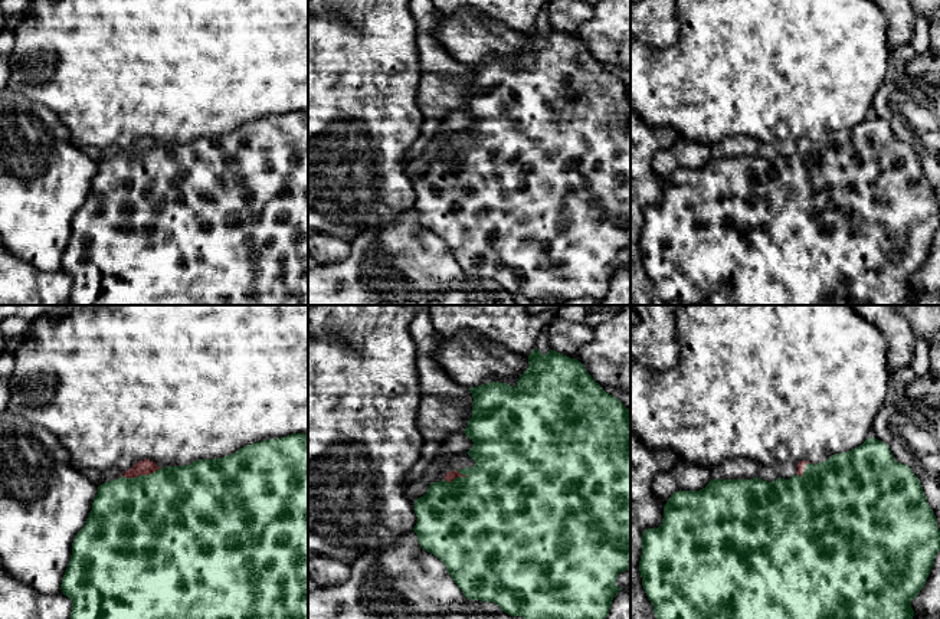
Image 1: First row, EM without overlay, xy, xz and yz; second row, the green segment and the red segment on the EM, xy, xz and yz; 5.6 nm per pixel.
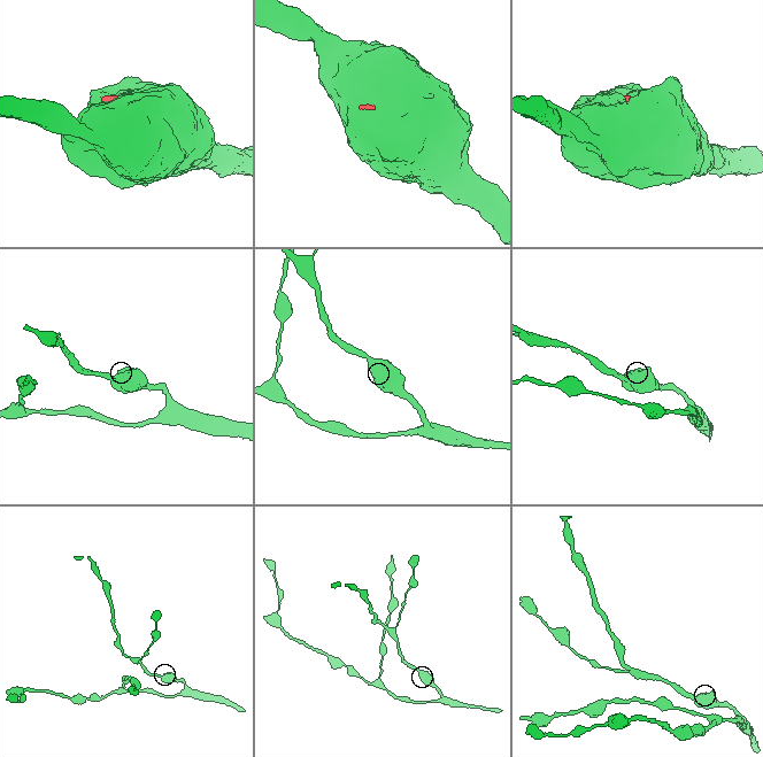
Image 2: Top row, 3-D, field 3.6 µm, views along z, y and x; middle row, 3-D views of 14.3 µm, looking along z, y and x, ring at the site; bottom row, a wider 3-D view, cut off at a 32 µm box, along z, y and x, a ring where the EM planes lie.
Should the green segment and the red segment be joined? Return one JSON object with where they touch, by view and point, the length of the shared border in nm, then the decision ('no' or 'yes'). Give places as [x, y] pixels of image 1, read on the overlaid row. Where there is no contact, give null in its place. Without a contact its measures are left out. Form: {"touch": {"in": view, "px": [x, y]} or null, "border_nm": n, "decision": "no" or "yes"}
{"touch": {"in": "xy", "px": [141, 475]}, "border_nm": 220, "decision": "yes"}

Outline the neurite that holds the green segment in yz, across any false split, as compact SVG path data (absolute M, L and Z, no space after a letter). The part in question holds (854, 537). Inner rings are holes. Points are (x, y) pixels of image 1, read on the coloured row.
M869 438L858 448L832 455L825 462L813 465L800 461L796 475L789 479L711 479L700 491L674 492L664 505L662 524L642 533L639 571L656 619L913 619L911 600L924 587L939 550L937 518L920 479L908 465L894 459L887 443Z

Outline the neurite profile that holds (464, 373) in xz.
M461 331L452 338L436 334L435 341L435 360L455 383L469 389L491 381L517 387L530 366L528 356L515 354L474 331Z

